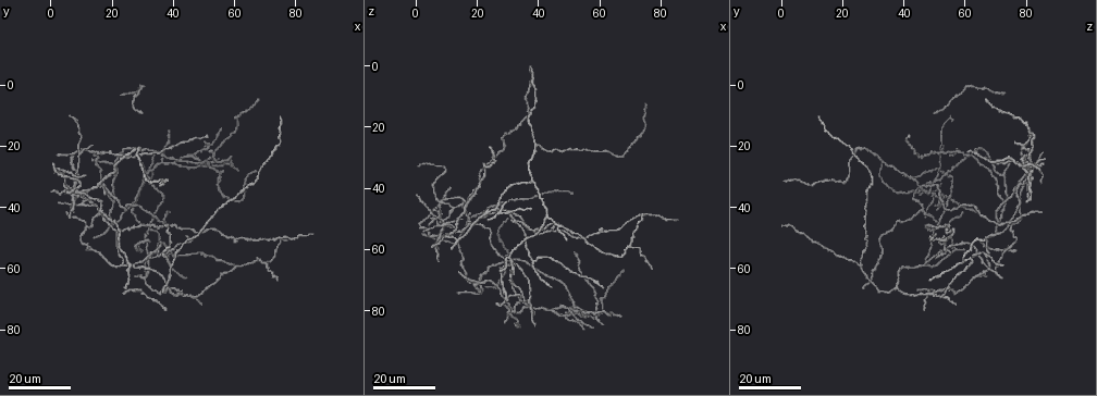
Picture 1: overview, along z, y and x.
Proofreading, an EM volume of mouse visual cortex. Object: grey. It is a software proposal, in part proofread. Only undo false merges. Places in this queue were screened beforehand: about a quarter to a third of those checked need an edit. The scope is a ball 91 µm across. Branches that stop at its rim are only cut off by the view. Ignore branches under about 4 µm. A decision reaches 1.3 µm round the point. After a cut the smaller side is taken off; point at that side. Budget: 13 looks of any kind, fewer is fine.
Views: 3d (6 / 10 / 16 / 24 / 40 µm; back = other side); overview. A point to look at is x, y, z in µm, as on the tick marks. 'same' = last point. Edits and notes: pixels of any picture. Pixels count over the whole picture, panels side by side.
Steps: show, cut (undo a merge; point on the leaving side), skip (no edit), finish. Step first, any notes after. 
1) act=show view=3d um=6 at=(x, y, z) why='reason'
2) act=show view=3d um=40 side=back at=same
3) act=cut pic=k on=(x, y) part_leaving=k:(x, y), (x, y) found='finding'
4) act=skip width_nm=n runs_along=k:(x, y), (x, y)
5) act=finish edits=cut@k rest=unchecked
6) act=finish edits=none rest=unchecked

act=show view=3d um=16 at=(70, 58, 59) why='side arm on a straight run'

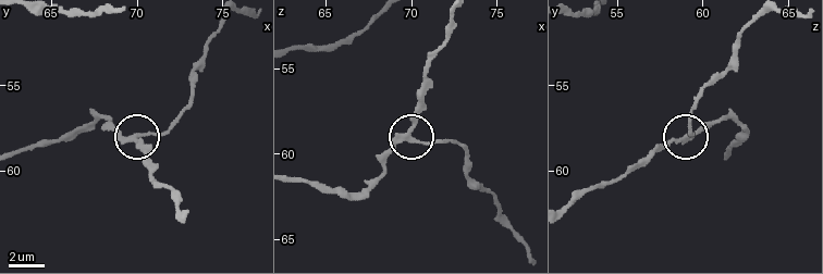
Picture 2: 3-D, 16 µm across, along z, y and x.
act=show view=3d um=10 at=(69.9, 58.2, 58.9)

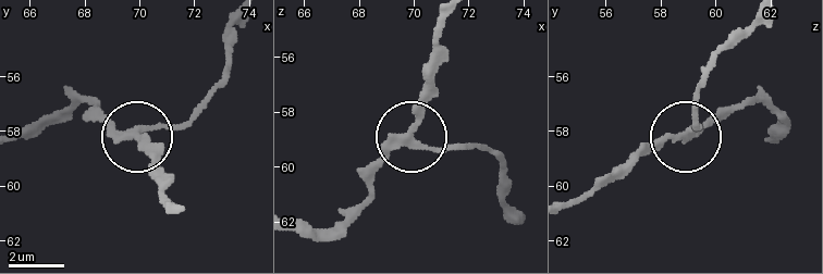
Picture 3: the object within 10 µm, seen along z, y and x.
act=skip width_nm=240 runs_along=3:(295, 224), (323, 231), (358, 202), (440, 64) found='all the same neuron'

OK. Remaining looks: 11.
act=show view=3d um=24 at=(13, 34, 47) why='branch point'

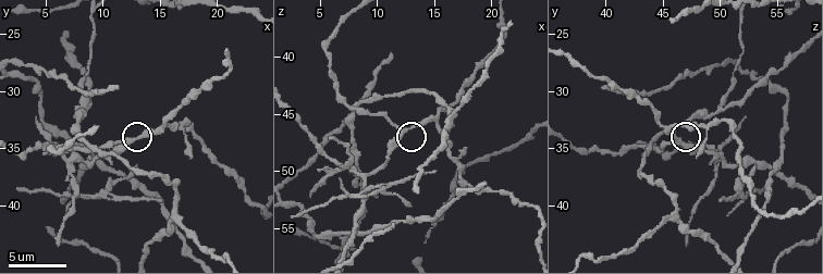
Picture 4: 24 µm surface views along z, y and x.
act=show view=3d um=6 at=(12.0, 34.2, 46.4)

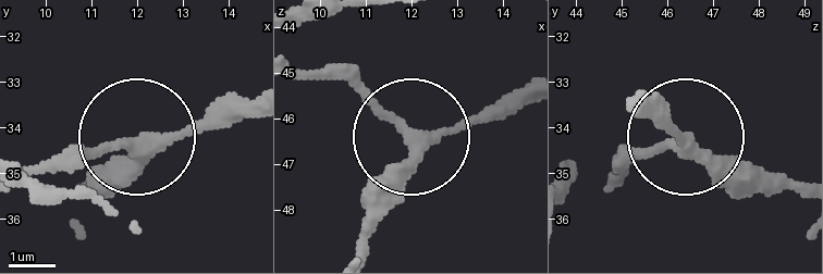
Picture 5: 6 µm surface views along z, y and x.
act=skip width_nm=270 found='all the same neuron'

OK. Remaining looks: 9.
act=show view=3d um=6 at=(10.6, 39.6, 51.0) why='two arms in line, one across'

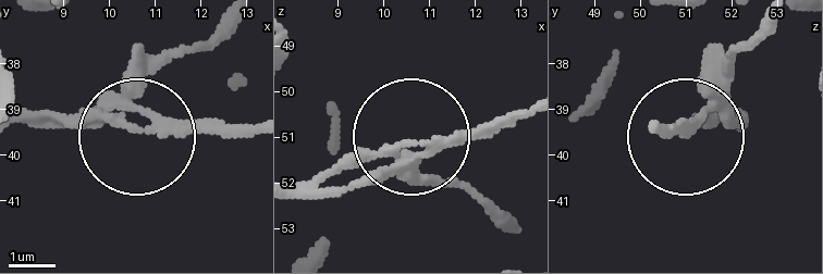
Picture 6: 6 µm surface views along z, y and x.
act=skip side_arm_um=5 found='all the same neuron'

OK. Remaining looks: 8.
act=show view=3d um=10 at=(8.4, 30.8, 50.2) why='arms part here'

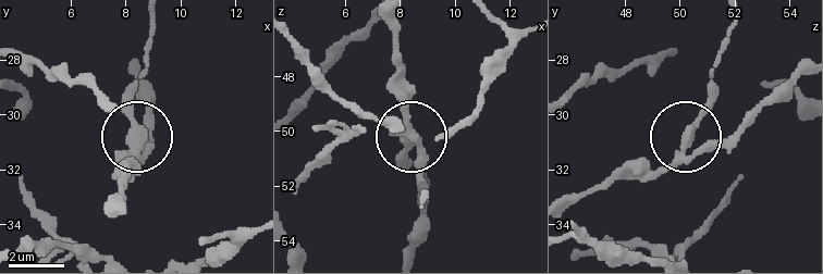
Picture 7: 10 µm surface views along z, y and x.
act=cut pic=7 on=(125, 112) width_nm=330 found='two neurons meet here'

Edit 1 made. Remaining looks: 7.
act=show view=3d um=10 at=(16.6, 40.6, 46.0) why='two arms in line, one across'

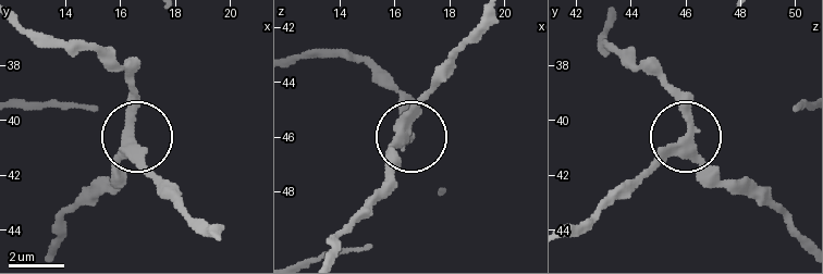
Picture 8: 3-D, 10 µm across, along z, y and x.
act=show view=3d um=10 side=back at=(16.4, 40.5, 46.2)

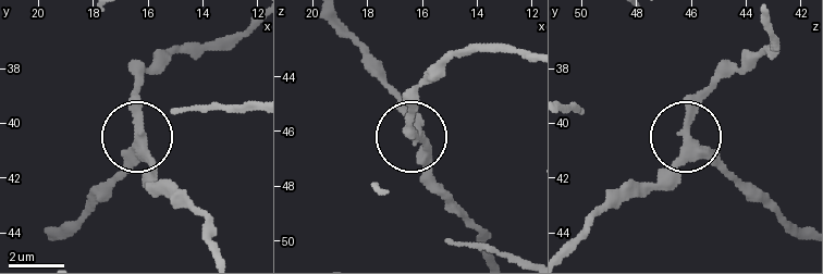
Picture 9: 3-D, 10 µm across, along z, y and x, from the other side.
act=skip arms=3 runs_along=9:(490, 256), (431, 172), (406, 109), (376, 76) found='all the same neuron'

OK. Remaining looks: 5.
act=show view=3d um=24 at=(24, 59, 47) why='a fork'

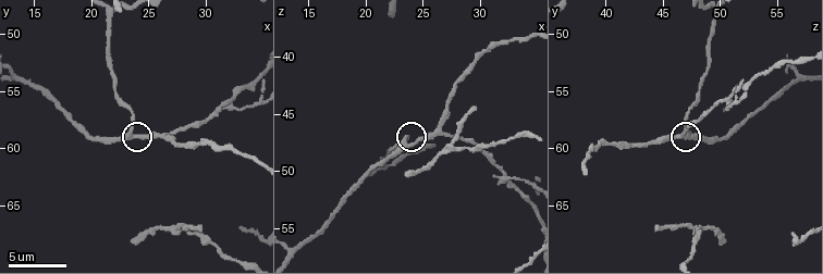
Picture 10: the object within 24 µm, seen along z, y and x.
act=show view=3d um=6 at=(23.2, 58.6, 47.2)

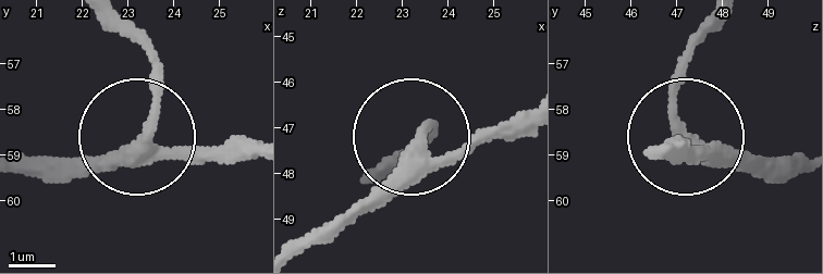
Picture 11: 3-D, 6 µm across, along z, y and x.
act=skip width_nm=290 runs_along=11:(253, 161), (147, 146), (159, 79), (147, 36) found='continuous, no second neuron'

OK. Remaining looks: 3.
act=finish edits=cut@7 rest=unchecked

